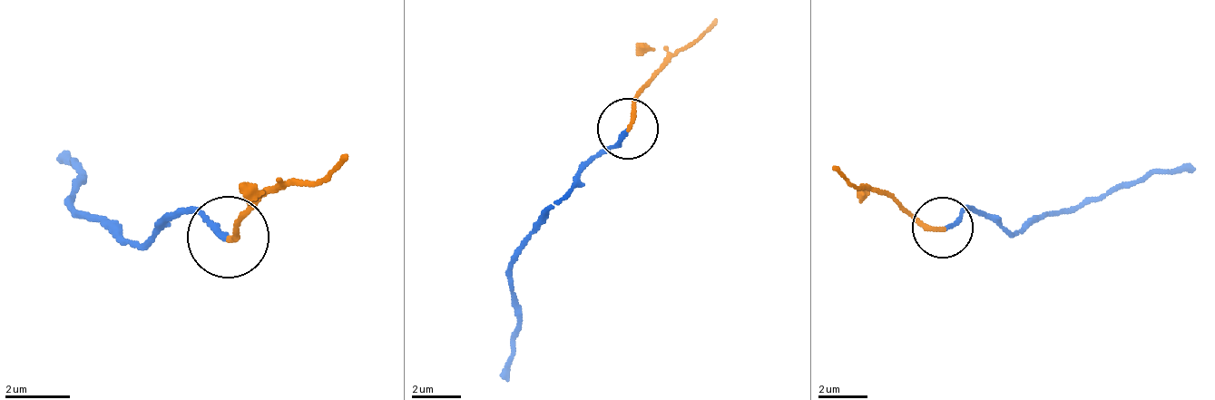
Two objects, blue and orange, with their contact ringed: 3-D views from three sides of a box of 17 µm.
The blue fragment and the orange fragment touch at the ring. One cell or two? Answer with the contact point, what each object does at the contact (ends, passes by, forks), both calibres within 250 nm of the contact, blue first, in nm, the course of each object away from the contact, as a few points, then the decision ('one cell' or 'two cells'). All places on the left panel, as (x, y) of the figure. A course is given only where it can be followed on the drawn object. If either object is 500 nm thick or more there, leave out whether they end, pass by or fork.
at (228, 237); blue ends there; orange ends there; 180 nm thick on the blue side, 170 nm on the other; blue runs (230, 235), (197, 210), (140, 243), (91, 219), (74, 202), (74, 161), (66, 161); orange runs (230, 235), (344, 153); one cell

